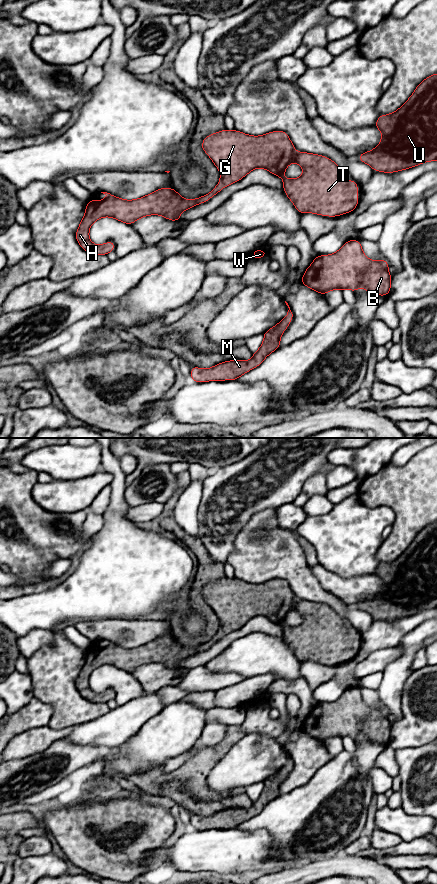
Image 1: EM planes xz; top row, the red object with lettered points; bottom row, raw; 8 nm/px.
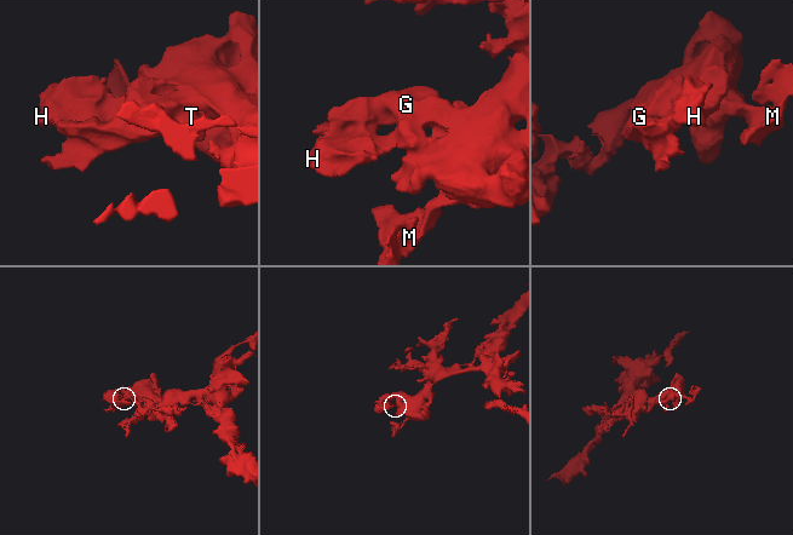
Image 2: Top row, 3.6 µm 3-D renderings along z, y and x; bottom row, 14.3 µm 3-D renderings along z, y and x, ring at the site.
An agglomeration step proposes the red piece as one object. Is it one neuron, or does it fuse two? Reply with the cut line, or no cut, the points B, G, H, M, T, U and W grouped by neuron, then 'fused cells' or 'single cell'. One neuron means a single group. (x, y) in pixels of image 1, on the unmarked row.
no cut | B G H M T U W | single cell

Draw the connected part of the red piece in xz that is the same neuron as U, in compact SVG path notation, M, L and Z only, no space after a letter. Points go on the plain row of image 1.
M437 522L424 527L398 558L380 563L374 574L382 580L379 594L357 605L374 619L393 621L437 609Z

